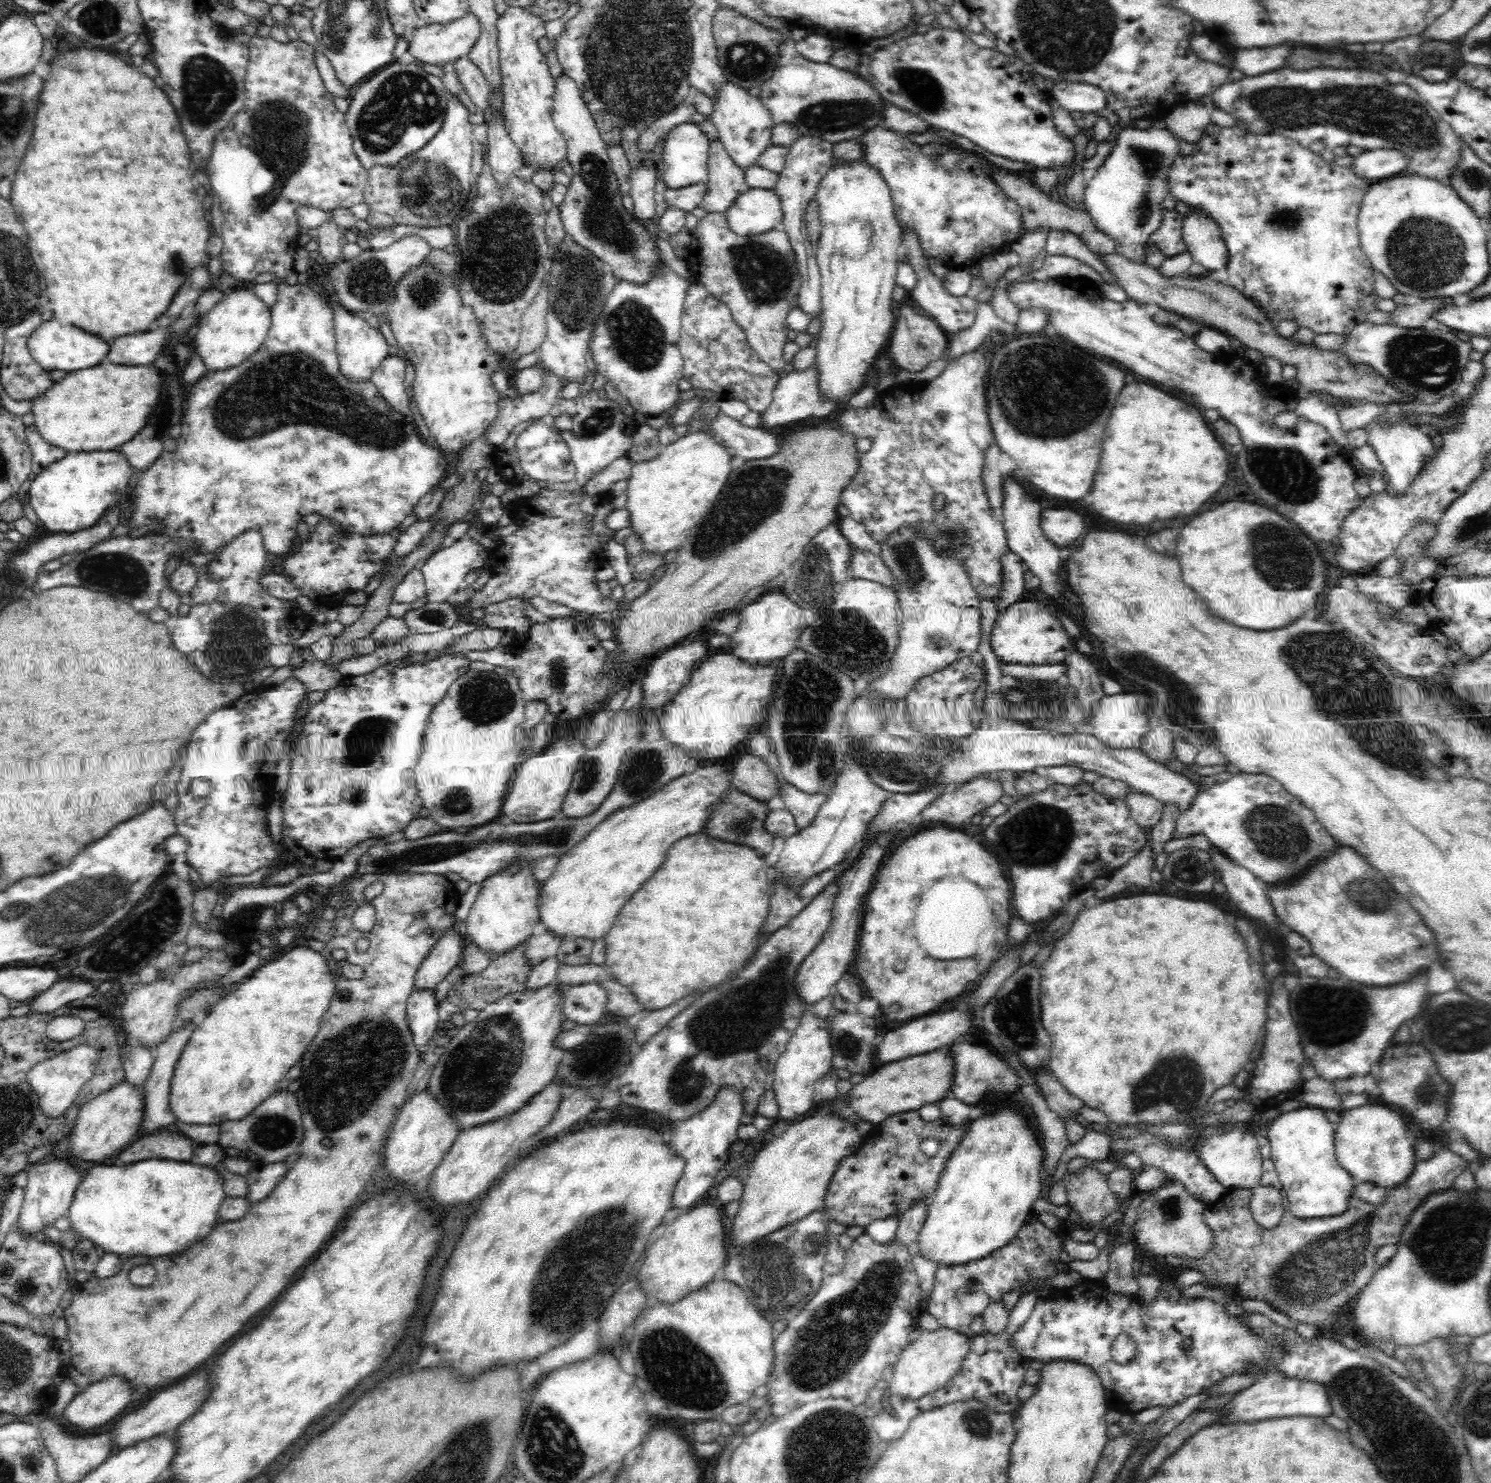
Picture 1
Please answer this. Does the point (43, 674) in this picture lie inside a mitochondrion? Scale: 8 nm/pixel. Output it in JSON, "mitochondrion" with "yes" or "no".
{"mitochondrion":"no"}

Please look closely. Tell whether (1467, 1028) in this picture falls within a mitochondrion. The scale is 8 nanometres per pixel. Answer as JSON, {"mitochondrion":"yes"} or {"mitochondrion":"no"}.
{"mitochondrion":"yes"}

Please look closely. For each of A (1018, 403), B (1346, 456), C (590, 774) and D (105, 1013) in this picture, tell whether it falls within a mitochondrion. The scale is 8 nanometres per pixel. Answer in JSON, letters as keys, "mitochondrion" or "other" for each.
{"A":"mitochondrion","B":"other","C":"mitochondrion","D":"other"}

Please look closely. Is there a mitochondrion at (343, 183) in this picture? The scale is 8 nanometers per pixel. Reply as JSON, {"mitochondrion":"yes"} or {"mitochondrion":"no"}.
{"mitochondrion":"no"}

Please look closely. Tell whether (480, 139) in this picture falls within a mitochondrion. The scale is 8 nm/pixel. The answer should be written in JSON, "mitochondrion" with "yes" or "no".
{"mitochondrion":"no"}

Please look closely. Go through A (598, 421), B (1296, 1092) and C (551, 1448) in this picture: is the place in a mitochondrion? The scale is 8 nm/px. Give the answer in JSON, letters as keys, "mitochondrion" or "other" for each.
{"A":"mitochondrion","B":"other","C":"mitochondrion"}

